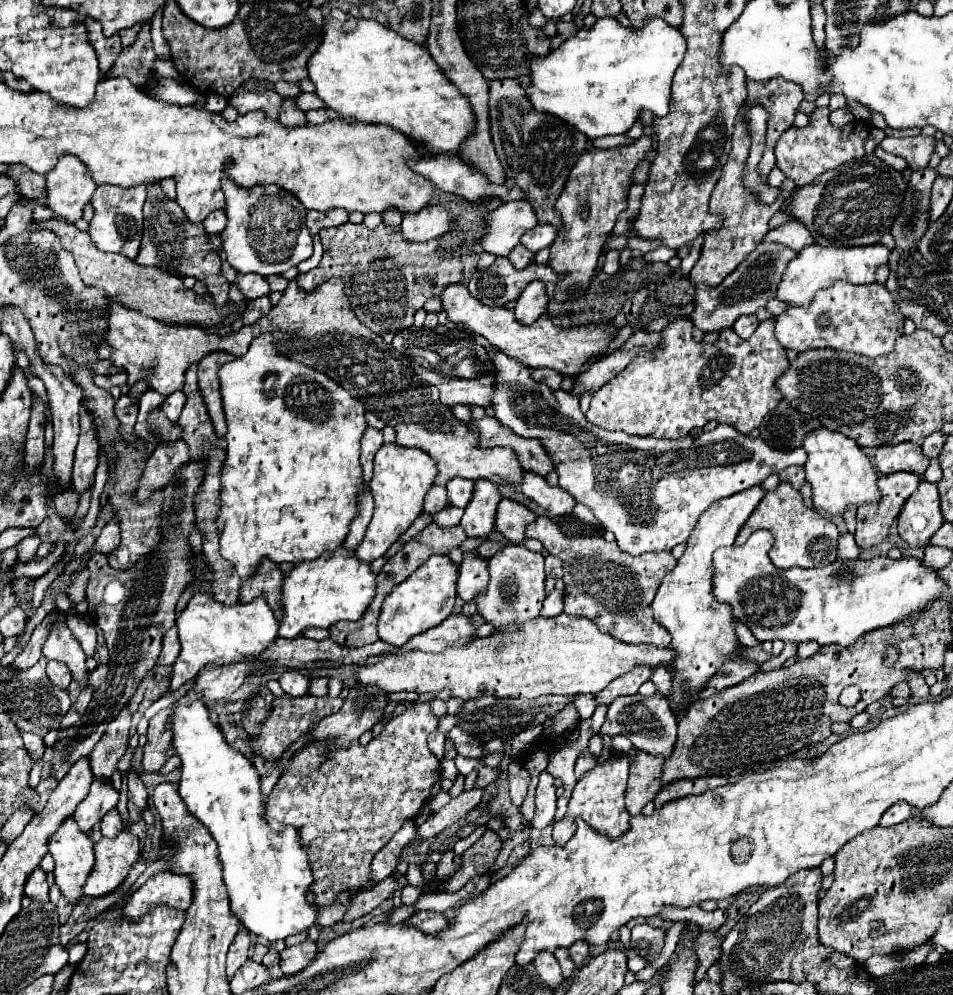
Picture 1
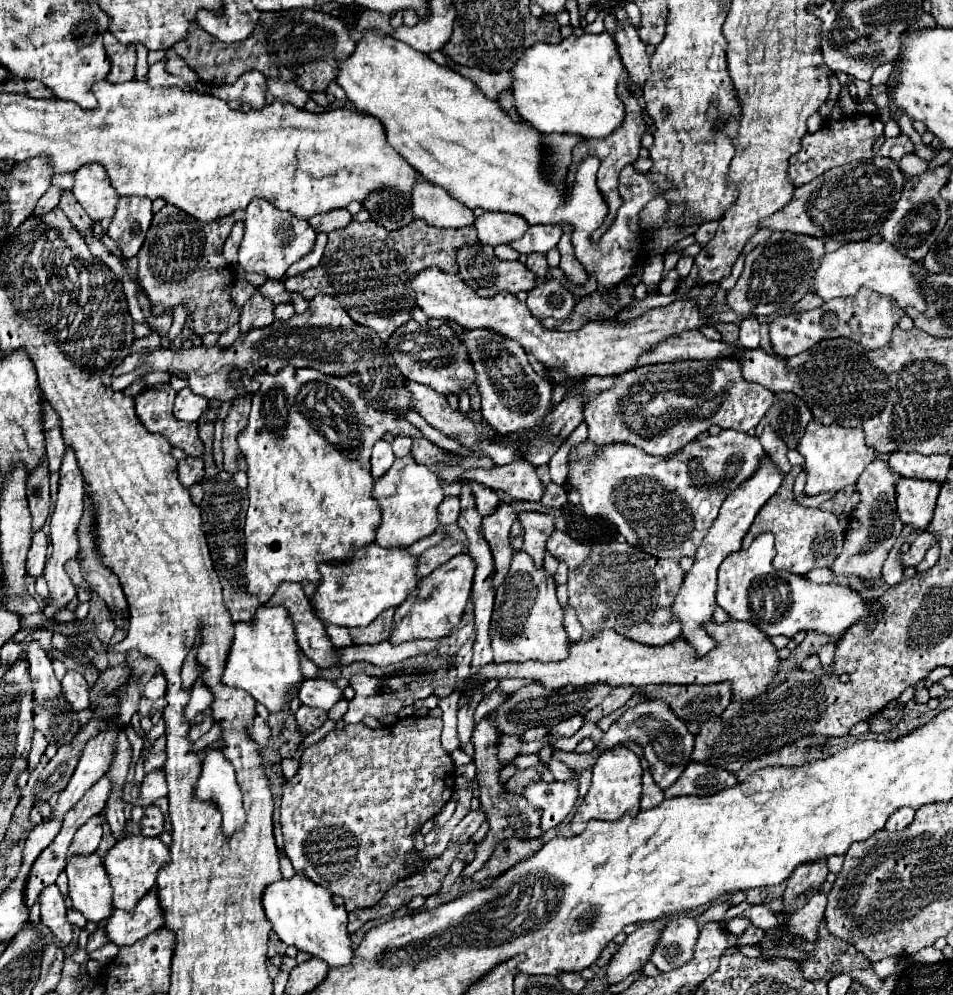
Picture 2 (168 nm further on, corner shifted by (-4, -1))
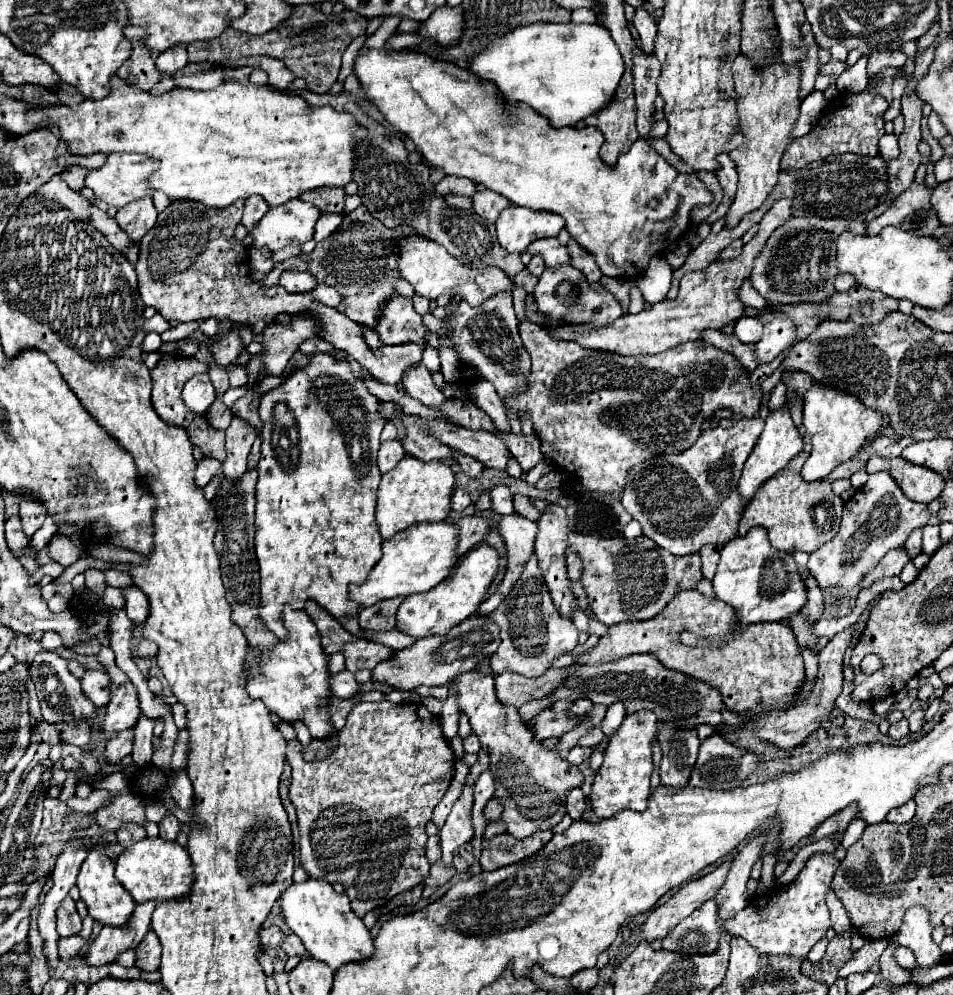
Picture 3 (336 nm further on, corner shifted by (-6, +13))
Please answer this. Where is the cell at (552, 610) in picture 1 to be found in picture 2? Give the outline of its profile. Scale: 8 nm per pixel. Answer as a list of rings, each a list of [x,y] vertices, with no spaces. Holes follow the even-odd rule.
[[[564,606],[562,610],[564,610],[564,630],[566,630],[566,634],[570,636],[572,642],[580,640],[582,634],[584,634],[584,630],[582,630],[576,614],[574,614],[574,608],[572,606]]]

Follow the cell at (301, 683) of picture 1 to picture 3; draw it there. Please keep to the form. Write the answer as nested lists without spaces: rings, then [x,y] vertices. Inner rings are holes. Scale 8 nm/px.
[[[344,670],[340,674],[332,674],[332,694],[336,698],[352,698],[354,694],[358,694],[358,690],[360,684],[352,672]]]

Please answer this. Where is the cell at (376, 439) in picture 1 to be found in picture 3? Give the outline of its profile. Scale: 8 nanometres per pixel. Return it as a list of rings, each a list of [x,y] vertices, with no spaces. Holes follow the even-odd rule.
[[[390,440],[390,442],[382,442],[380,452],[378,452],[378,468],[382,474],[386,474],[388,470],[392,470],[402,458],[404,458],[404,448],[398,440]]]

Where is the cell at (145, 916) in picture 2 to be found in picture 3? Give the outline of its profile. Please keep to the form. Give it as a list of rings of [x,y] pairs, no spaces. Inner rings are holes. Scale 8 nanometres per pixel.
[[[156,902],[138,904],[132,916],[132,924],[128,928],[102,926],[98,938],[90,944],[88,952],[84,954],[86,964],[88,966],[108,966],[116,962],[116,958],[122,952],[130,948],[138,948],[138,944],[150,930],[150,916],[154,908],[156,908]]]

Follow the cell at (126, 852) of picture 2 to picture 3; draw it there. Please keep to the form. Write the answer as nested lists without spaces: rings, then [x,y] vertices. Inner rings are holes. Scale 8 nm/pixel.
[[[144,838],[122,852],[122,856],[116,862],[116,878],[118,882],[132,892],[132,898],[142,904],[148,900],[182,900],[190,894],[194,872],[192,872],[192,860],[190,854],[172,842],[160,840],[160,838]]]

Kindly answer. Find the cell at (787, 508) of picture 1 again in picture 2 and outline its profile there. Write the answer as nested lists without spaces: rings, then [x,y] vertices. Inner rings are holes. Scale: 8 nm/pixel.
[[[796,466],[784,476],[782,486],[774,494],[774,498],[766,502],[766,506],[758,512],[758,518],[752,522],[746,538],[742,540],[742,550],[748,550],[752,538],[756,538],[758,534],[772,532],[776,536],[776,556],[772,560],[772,566],[776,570],[788,570],[792,574],[806,576],[810,570],[826,568],[836,560],[844,544],[844,530],[840,528],[838,518],[832,512],[822,512],[818,508],[804,508],[794,500],[792,484],[800,470],[802,468]]]

